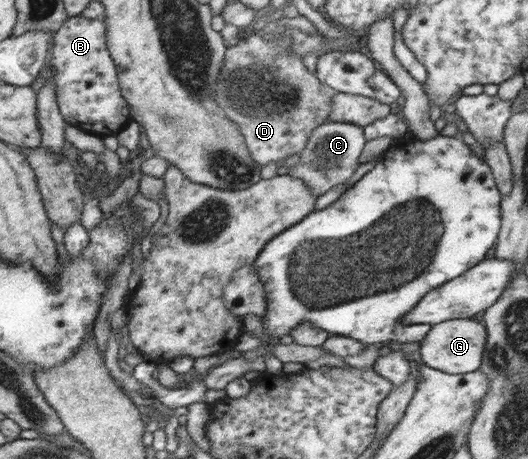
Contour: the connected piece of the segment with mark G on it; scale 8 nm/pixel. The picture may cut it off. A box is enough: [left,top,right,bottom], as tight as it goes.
[415,319,487,375]

